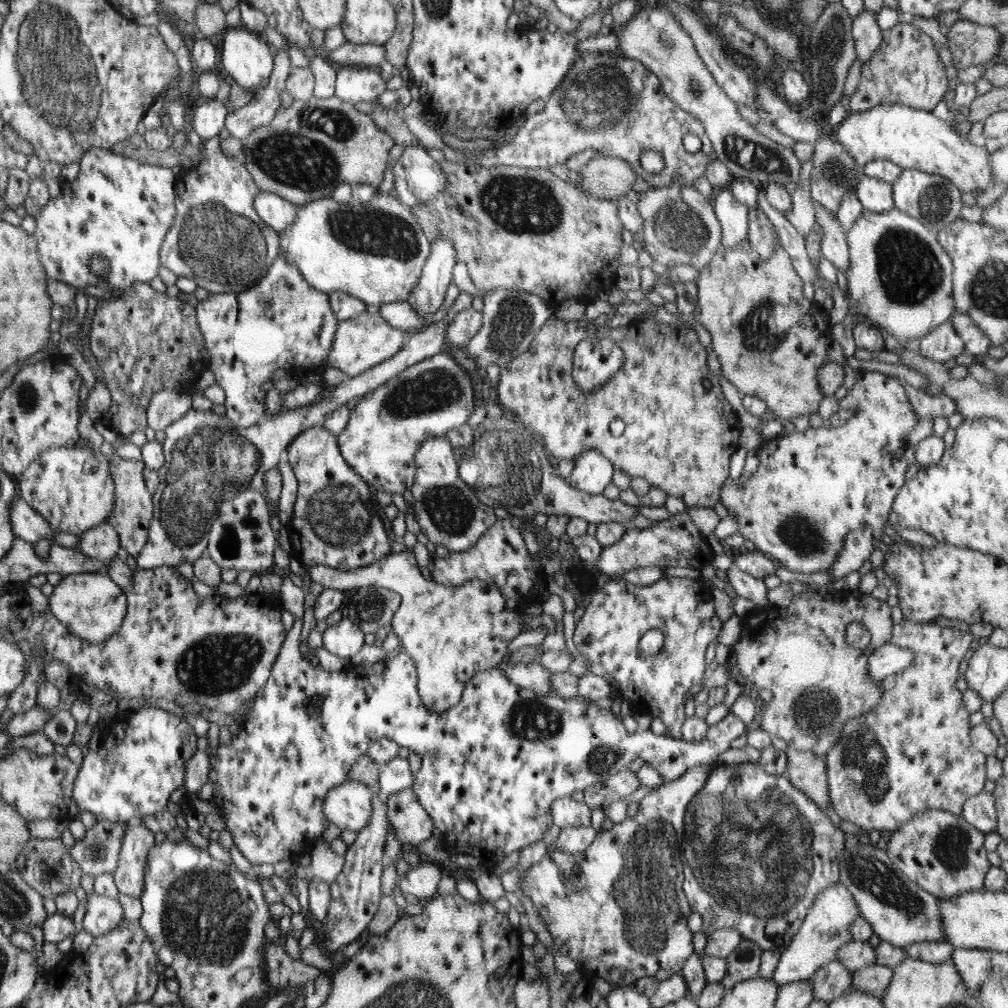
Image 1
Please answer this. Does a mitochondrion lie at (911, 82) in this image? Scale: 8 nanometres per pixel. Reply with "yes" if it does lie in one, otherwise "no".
no

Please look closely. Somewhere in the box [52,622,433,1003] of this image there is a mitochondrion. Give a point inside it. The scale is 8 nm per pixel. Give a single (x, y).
(205, 918)

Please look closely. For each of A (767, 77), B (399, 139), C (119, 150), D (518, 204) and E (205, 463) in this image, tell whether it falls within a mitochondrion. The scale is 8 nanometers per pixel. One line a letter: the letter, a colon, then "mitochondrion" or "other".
A: other
B: other
C: other
D: mitochondrion
E: mitochondrion

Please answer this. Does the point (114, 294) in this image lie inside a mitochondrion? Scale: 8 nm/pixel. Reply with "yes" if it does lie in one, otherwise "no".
no

